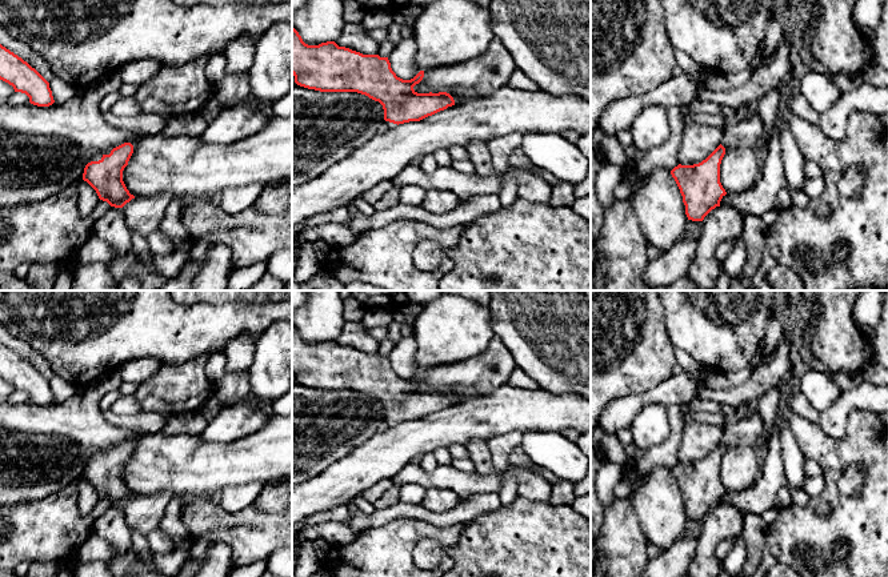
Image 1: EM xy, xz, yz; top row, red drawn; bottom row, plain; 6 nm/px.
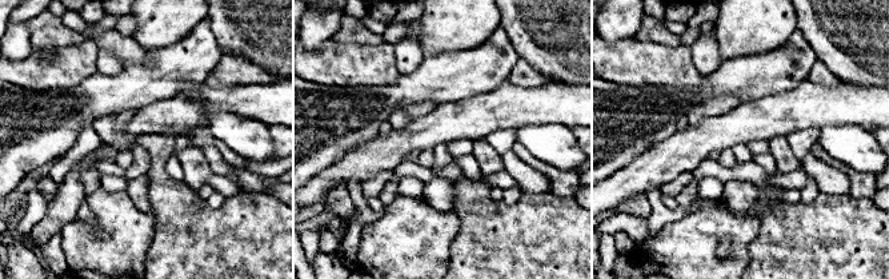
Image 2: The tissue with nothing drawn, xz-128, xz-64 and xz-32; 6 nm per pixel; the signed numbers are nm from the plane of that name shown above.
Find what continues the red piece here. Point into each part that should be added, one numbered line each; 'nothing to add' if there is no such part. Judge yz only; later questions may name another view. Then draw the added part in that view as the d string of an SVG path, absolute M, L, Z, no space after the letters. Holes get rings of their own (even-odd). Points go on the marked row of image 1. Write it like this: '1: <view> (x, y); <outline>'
1: yz (747, 132); M759 113L751 115L745 120L736 120L724 128L721 137L721 145L728 152L736 145L744 148L752 148L757 141L761 140L764 132L764 121Z

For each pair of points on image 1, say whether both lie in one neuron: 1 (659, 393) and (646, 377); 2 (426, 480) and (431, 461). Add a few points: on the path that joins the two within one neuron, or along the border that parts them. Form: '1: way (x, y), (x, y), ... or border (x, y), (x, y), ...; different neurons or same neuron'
1: border (675, 373), (646, 391), (624, 396); different neurons
2: border (418, 464), (428, 471), (434, 471), (438, 467); different neurons

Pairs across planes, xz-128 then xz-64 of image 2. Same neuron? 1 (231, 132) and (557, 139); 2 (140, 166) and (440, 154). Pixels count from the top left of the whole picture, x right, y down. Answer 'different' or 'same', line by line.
1: same
2: same

